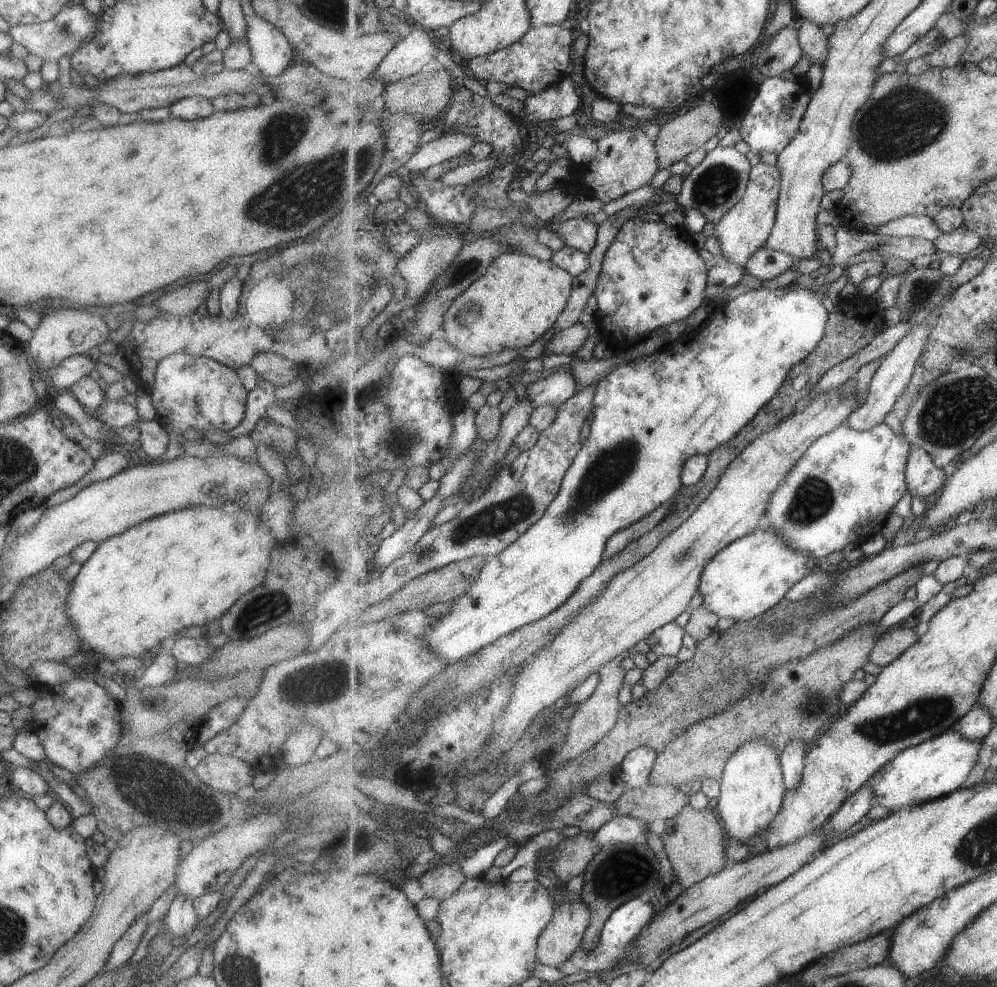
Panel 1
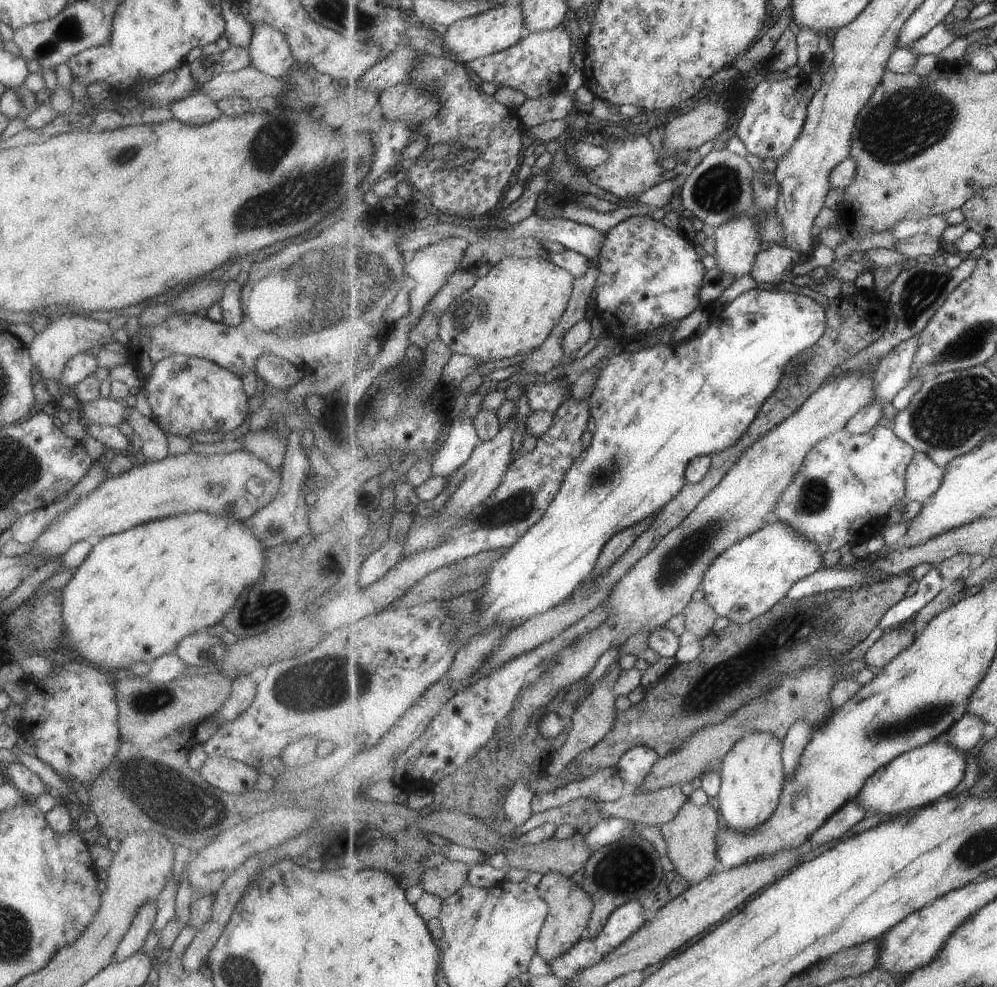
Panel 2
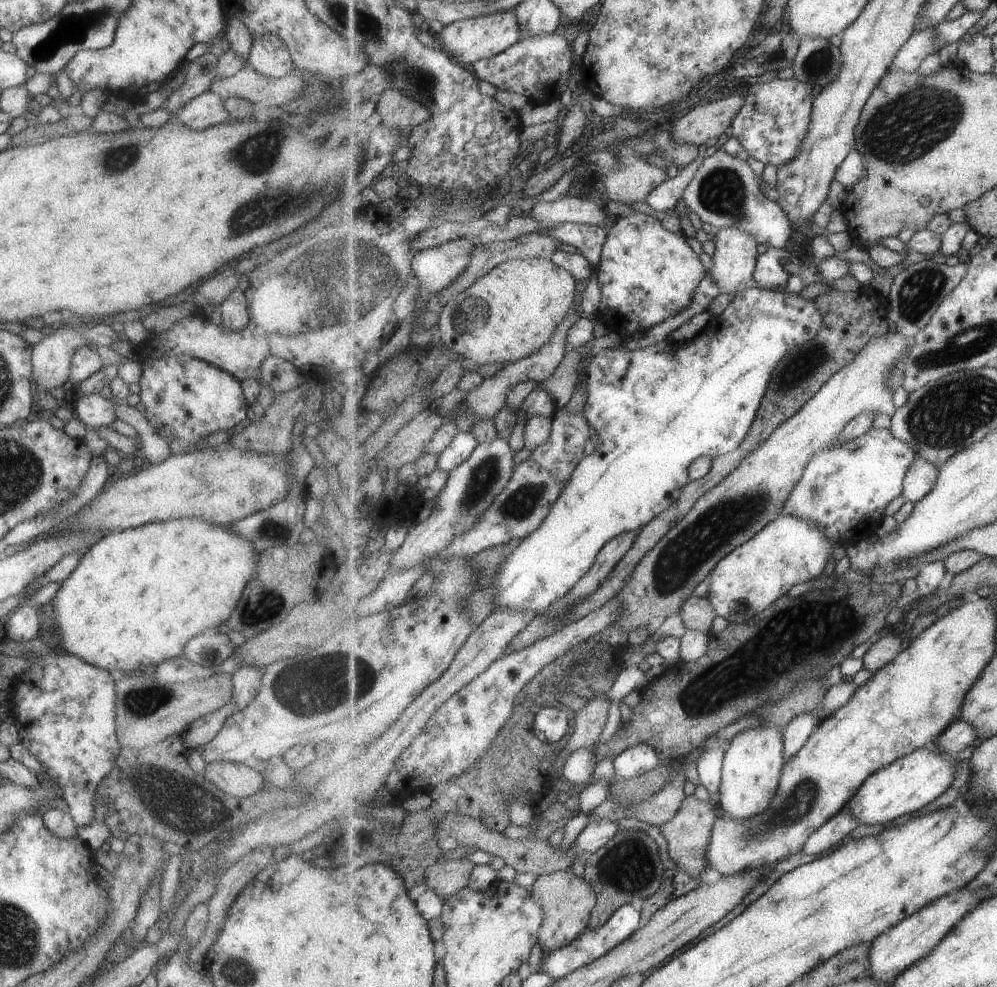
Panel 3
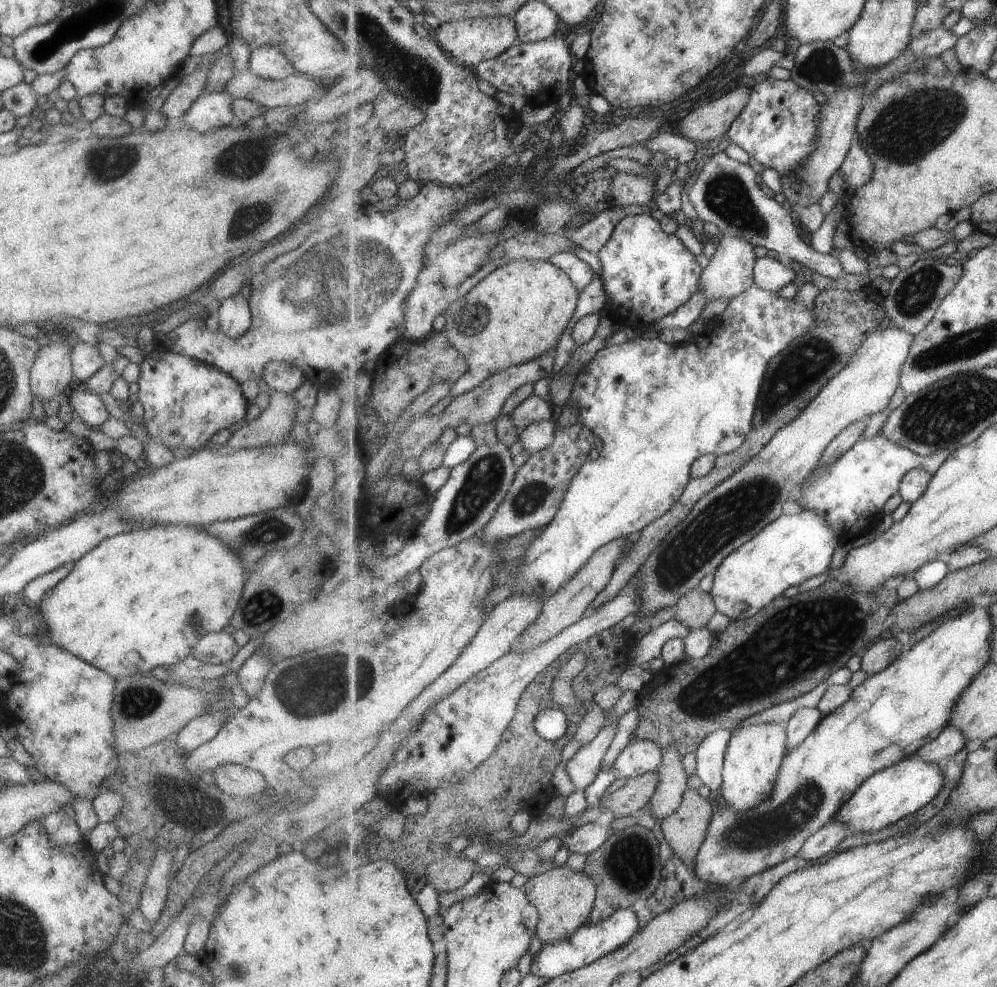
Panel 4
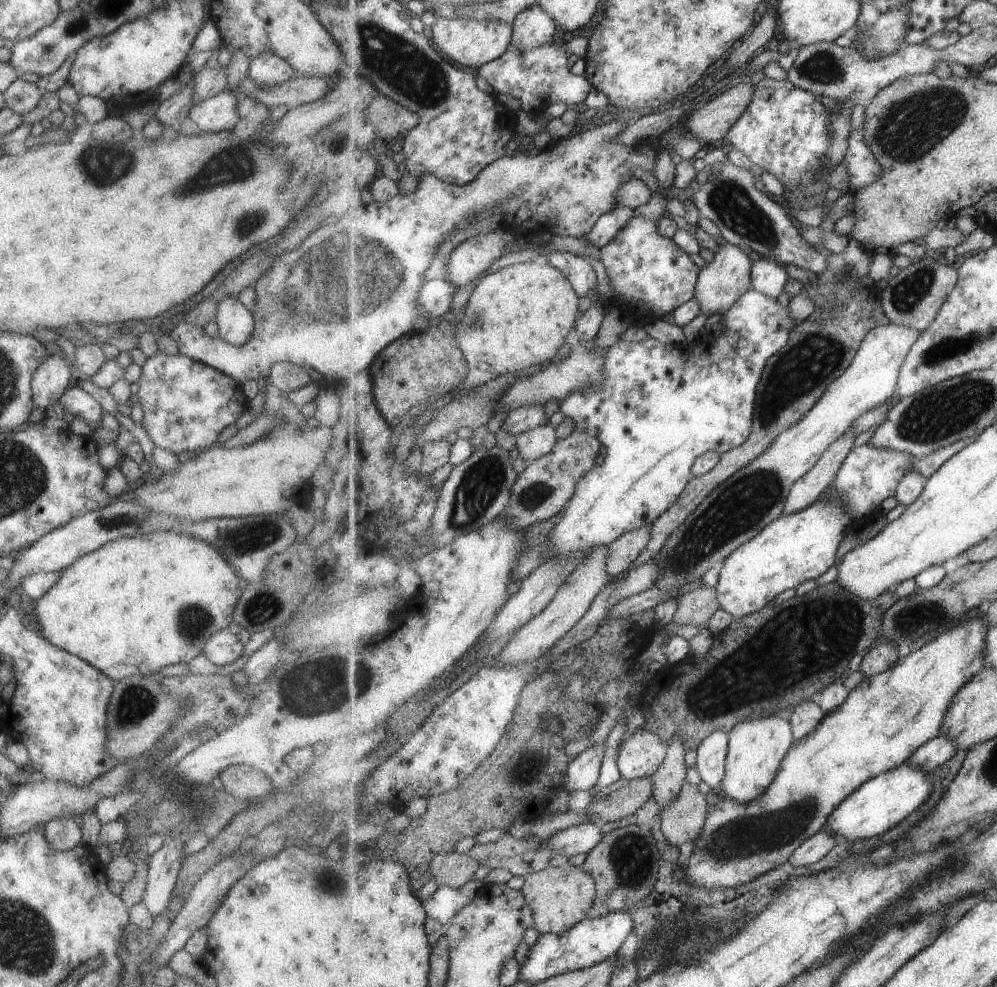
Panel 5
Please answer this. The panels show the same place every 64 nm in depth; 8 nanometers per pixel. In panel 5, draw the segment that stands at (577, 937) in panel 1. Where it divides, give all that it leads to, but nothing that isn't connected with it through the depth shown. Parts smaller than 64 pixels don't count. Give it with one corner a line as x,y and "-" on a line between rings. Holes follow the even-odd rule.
569,863
529,874
525,877
525,884
521,890
534,908
536,921
534,929
537,933
555,935
561,935
587,919
598,894
593,876
583,868
576,868

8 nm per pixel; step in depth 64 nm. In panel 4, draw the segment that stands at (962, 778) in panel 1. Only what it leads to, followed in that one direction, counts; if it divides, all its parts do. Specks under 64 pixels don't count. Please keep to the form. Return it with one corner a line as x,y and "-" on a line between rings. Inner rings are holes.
913,754
898,764
871,776
854,795
854,798
842,807
833,821
846,823
850,828
850,833
881,831
924,808
939,795
945,782
946,775
943,767
938,763
923,759
921,755

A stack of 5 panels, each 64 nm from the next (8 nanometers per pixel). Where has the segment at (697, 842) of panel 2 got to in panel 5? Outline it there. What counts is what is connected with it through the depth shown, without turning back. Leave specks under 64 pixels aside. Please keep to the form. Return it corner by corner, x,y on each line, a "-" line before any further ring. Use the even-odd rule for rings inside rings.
687,782
679,799
662,812
662,832
671,847
681,848
683,844
695,846
701,837
708,815
709,800
700,786

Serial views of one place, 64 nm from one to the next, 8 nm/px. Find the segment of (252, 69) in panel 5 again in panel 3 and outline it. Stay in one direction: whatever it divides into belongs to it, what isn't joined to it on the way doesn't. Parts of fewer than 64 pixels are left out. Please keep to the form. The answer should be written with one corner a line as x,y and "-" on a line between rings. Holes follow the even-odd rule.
261,34
252,40
247,61
255,72
271,78
281,78
294,70
287,47
275,34

